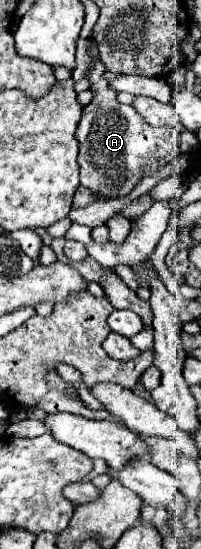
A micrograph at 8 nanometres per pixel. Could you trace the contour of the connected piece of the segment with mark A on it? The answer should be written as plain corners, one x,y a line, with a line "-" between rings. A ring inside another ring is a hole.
90,36
88,54
92,56
92,66
86,70
84,78
90,82
94,98
88,106
82,108
82,120
78,124
78,166
80,166
80,184
98,192
100,200
126,198
142,178
142,170
152,162
170,162
170,158
180,154
180,140
174,142
174,132
170,128
154,128
138,116
130,104
120,104
116,90
110,88
104,78
104,64
98,60
96,42

